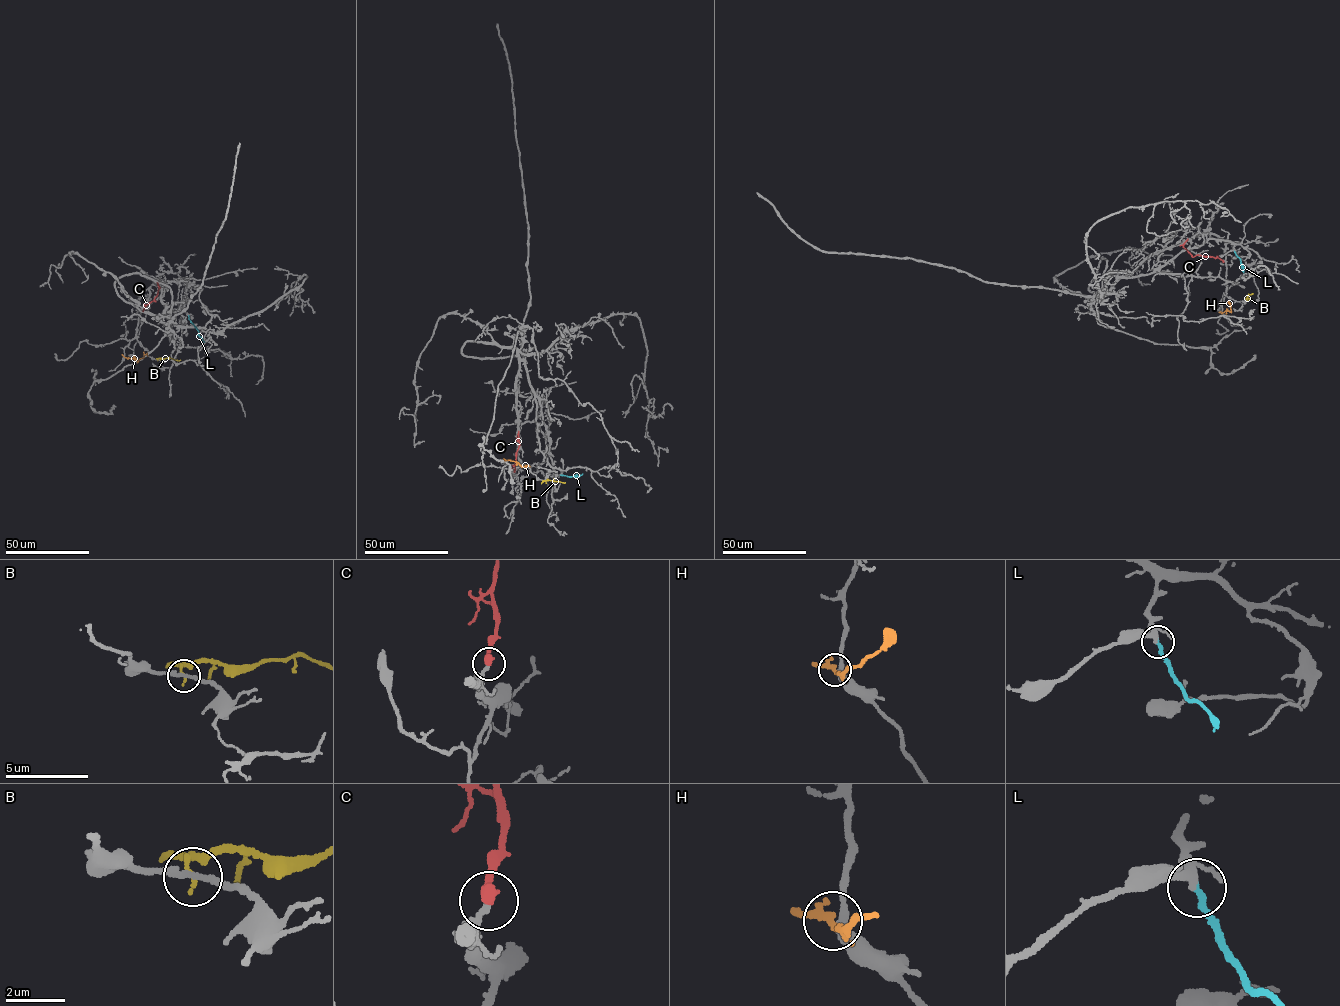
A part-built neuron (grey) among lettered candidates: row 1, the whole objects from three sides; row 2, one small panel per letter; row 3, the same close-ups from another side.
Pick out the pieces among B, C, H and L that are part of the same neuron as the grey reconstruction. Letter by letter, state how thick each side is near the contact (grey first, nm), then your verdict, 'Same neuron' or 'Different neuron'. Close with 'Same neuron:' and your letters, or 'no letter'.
B: Thickness 220 nm (grey) against 140 nm. Different neuron
C: Thickness 200 nm (grey) against 500 nm. Different neuron
H: Thickness 300 nm (grey) against 170 nm. Different neuron
L: Thickness 280 nm (grey) against 200 nm. Same neuron
Same neuron: L

